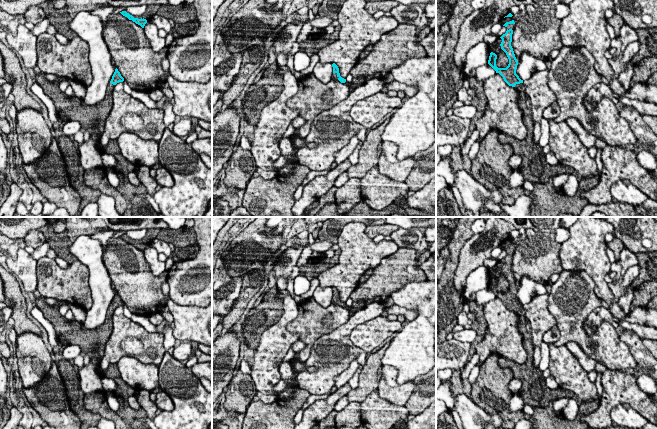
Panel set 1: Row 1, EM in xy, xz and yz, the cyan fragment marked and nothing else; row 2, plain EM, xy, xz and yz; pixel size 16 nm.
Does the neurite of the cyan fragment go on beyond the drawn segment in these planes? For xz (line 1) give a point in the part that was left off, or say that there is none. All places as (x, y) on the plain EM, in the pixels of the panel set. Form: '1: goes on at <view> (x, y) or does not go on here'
1: goes on at xz (334, 300)

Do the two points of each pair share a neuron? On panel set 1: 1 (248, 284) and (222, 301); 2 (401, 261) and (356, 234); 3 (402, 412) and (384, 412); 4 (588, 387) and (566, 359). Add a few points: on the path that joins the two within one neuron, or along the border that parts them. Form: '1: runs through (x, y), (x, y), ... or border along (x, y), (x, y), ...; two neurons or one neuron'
1: border along (243, 276), (239, 296), (229, 310); two neurons
2: border along (399, 248), (385, 256), (373, 269); two neurons
3: runs through (398, 412), (388, 412); one neuron
4: runs through (581, 380), (567, 366); one neuron

